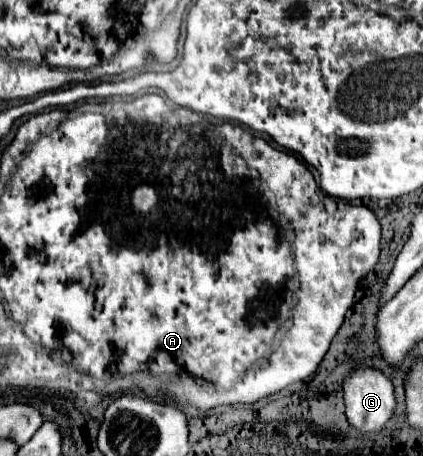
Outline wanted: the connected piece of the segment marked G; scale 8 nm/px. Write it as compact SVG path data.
M358 367L356 373L344 383L344 401L346 401L346 417L352 427L360 433L378 433L386 427L386 423L394 417L396 397L392 383L380 373Z

